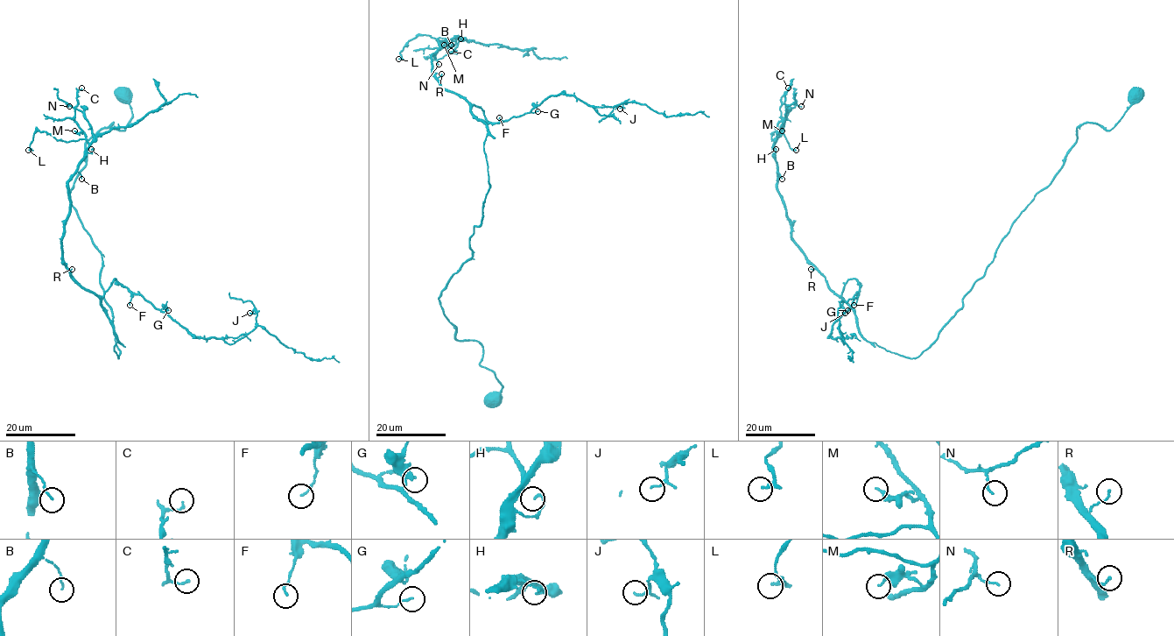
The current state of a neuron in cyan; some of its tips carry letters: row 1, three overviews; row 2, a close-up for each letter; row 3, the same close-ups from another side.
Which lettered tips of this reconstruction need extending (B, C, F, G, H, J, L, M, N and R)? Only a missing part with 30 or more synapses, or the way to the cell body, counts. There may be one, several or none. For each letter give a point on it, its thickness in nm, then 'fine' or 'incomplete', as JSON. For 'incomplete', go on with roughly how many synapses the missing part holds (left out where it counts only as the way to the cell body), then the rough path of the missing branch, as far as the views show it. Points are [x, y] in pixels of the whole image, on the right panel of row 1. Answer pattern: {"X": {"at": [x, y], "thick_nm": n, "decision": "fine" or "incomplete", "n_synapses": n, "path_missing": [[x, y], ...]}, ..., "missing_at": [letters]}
{"B": {"at": [782, 179], "thick_nm": 100, "decision": "fine"}, "C": {"at": [788, 88], "thick_nm": 110, "decision": "fine"}, "F": {"at": [854, 305], "thick_nm": 110, "decision": "fine"}, "G": {"at": [847, 310], "thick_nm": 120, "decision": "fine"}, "H": {"at": [776, 149], "thick_nm": 110, "decision": "fine"}, "J": {"at": [845, 313], "thick_nm": 80, "decision": "fine"}, "L": {"at": [796, 150], "thick_nm": 240, "decision": "fine"}, "M": {"at": [782, 130], "thick_nm": 170, "decision": "fine"}, "N": {"at": [801, 106], "thick_nm": 100, "decision": "fine"}, "R": {"at": [811, 269], "thick_nm": 110, "decision": "fine"}, "missing_at": []}

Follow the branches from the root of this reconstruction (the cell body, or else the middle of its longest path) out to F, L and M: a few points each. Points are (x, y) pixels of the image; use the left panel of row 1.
F: (123, 93), (131, 120), (87, 142), (69, 198), (101, 256), (118, 357), (101, 303), (115, 279), (130, 305)
L: (123, 93), (131, 120), (87, 142), (69, 195), (118, 357), (63, 258), (88, 143), (37, 130), (28, 150)
M: (123, 93), (131, 120), (87, 142), (69, 195), (118, 357), (63, 258), (88, 146), (74, 130)

